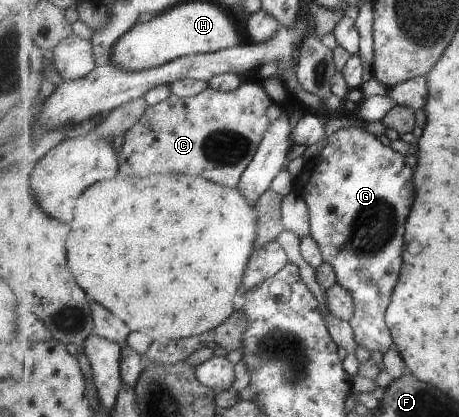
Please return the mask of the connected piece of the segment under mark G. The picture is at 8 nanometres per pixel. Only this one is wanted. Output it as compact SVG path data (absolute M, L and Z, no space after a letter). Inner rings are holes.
M361 126L339 129L328 138L314 168L308 174L304 172L302 181L298 181L298 191L309 207L311 236L320 245L325 261L334 265L338 283L354 295L356 311L349 321L354 342L369 352L386 355L396 345L386 314L402 269L404 231L414 195L414 169L406 163L405 155L384 145Z

